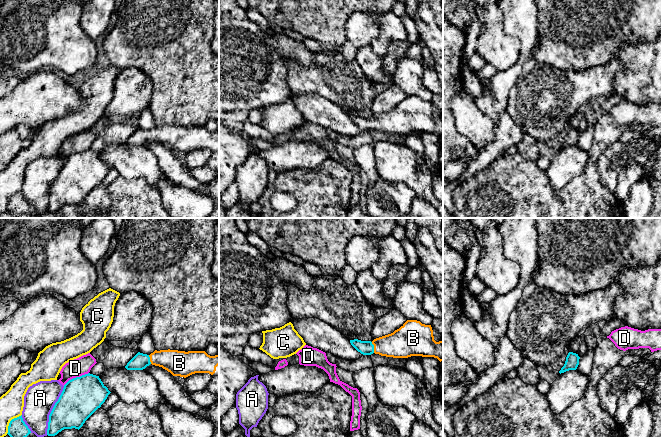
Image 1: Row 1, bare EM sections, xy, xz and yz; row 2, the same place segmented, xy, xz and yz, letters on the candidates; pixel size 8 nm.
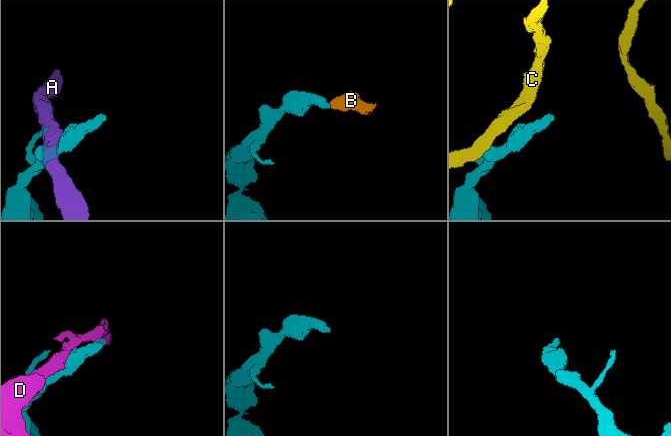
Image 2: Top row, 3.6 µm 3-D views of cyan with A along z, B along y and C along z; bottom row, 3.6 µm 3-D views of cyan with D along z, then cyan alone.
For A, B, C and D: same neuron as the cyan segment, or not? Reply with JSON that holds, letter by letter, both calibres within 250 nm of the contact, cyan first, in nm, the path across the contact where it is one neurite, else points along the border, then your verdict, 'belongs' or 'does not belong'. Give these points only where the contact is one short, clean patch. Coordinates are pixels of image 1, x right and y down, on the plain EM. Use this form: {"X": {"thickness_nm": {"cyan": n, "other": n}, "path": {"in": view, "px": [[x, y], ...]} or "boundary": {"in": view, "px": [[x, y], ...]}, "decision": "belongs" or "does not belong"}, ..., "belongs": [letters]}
{"A": {"thickness_nm": {"cyan": 320, "other": 260}, "decision": "does not belong"}, "B": {"thickness_nm": {"cyan": 110, "other": 240}, "path": {"in": "xz", "px": [[364, 123], [373, 123], [402, 119]]}, "decision": "belongs"}, "C": {"thickness_nm": {"cyan": 160, "other": 190}, "boundary": {"in": "xy", "px": [[21, 190], [10, 197], [6, 209]]}, "decision": "does not belong"}, "D": {"thickness_nm": {"cyan": 320, "other": 140}, "decision": "does not belong"}, "belongs": ["B"]}

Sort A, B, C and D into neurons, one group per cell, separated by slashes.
A / B / C / D

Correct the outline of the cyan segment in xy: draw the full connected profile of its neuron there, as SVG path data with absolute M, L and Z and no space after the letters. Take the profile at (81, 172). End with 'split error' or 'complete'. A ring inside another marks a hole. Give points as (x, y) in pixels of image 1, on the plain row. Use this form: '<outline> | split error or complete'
M90 149L69 156L49 191L47 211L55 212L64 205L79 206L110 169L99 152Z | complete

